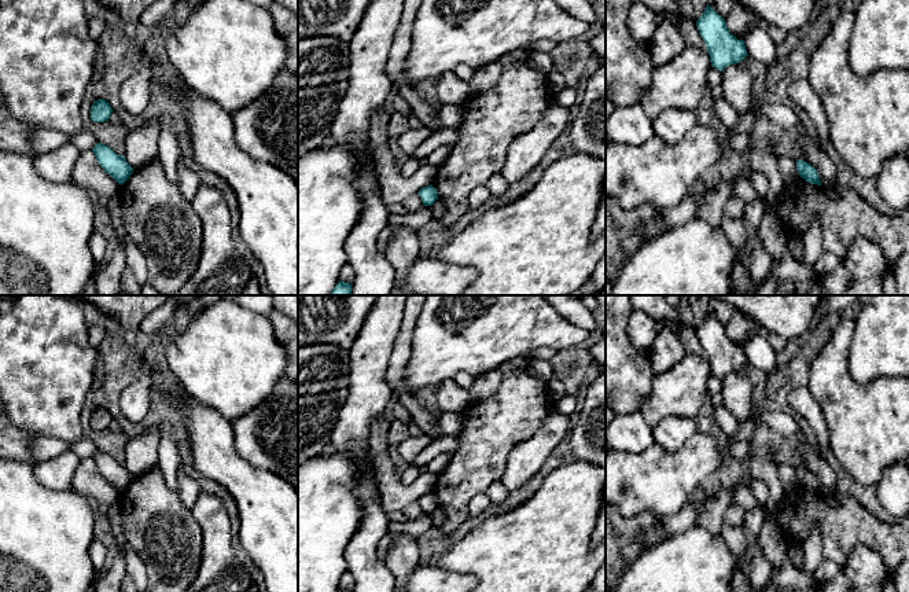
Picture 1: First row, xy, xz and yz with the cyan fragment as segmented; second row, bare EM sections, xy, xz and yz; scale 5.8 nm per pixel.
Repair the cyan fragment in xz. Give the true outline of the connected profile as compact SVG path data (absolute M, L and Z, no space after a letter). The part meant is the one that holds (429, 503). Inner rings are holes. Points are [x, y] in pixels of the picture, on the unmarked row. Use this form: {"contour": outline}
{"contour": "M431 492L419 497L417 501L424 514L431 514L438 507L437 499Z"}

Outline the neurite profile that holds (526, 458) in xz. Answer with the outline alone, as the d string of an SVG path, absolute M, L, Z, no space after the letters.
M555 407L534 435L511 449L500 479L508 492L526 485L544 467L555 448L567 438L571 422L570 416L560 413Z

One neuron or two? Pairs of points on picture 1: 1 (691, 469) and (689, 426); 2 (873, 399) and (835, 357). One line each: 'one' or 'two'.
1: two
2: one

